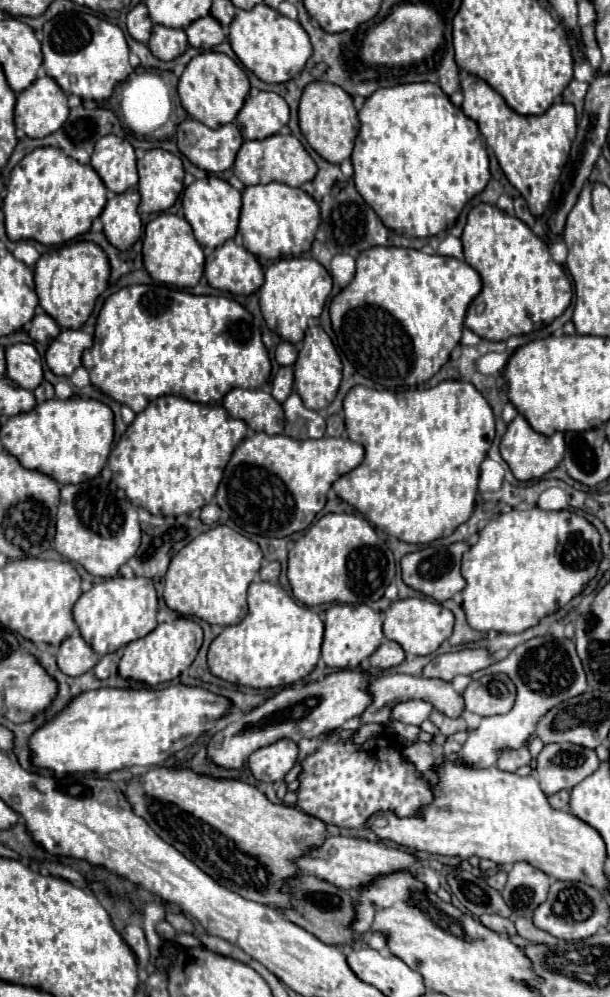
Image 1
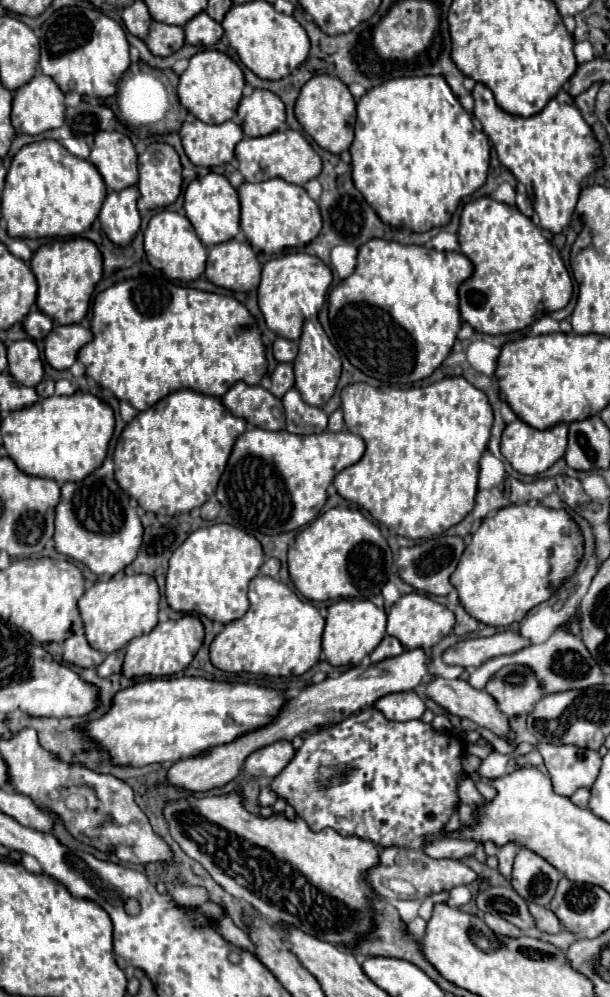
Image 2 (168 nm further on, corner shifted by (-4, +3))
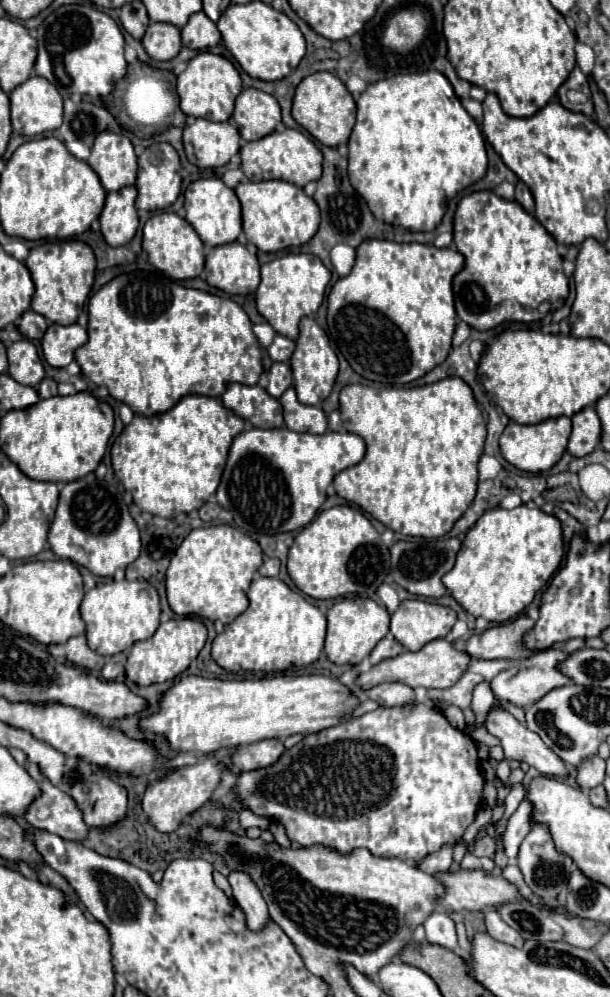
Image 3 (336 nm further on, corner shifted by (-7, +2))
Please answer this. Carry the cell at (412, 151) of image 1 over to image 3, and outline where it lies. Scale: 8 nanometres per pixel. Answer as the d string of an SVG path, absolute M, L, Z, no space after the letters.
M425 71L395 75L371 83L361 93L357 101L357 123L349 137L349 181L359 189L359 195L379 221L391 225L401 223L409 231L433 231L445 215L447 201L483 179L485 173L485 139L443 73Z

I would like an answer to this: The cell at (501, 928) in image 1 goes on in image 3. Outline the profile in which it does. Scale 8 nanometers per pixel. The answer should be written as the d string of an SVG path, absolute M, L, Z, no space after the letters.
M489 909L485 911L485 925L487 925L487 933L501 941L501 943L507 943L507 945L515 945L515 947L521 947L523 945L523 937L519 935L519 931L511 929L501 917L497 911Z

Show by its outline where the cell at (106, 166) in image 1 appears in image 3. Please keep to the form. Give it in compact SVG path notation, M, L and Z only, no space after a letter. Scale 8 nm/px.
M111 131L99 133L87 163L99 175L105 191L135 185L137 155L133 151L133 143L125 135Z

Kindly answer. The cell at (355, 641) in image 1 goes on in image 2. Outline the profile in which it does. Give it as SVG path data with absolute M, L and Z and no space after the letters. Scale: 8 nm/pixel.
M338 600L328 608L326 628L322 636L322 652L332 666L358 666L364 656L380 644L386 635L386 612L374 606L370 600Z

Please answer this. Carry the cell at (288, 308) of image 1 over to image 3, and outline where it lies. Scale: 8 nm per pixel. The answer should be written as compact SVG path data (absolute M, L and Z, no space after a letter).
M287 253L261 265L261 283L257 289L257 309L269 325L283 337L297 339L301 317L311 317L323 303L325 289L331 281L331 271L315 255Z

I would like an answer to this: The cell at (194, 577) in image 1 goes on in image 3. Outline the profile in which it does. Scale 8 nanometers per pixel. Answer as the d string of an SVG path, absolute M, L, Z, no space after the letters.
M211 525L193 529L175 551L167 569L169 607L181 617L195 615L211 621L231 623L249 607L247 591L253 575L263 563L257 541L231 525Z

